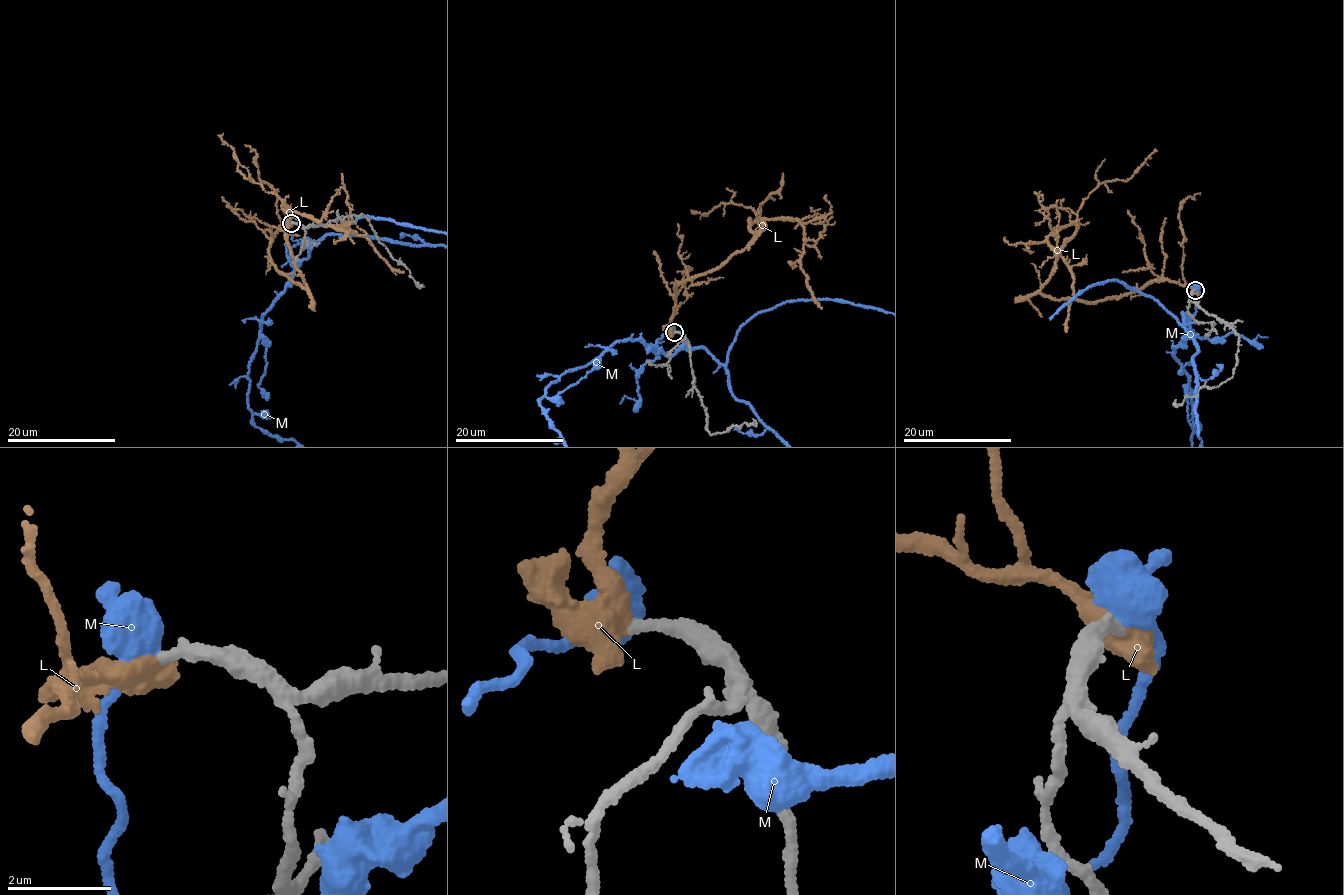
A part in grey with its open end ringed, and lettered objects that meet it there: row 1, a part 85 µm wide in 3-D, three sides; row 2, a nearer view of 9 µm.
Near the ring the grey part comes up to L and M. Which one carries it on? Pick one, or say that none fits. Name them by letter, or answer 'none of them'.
L

